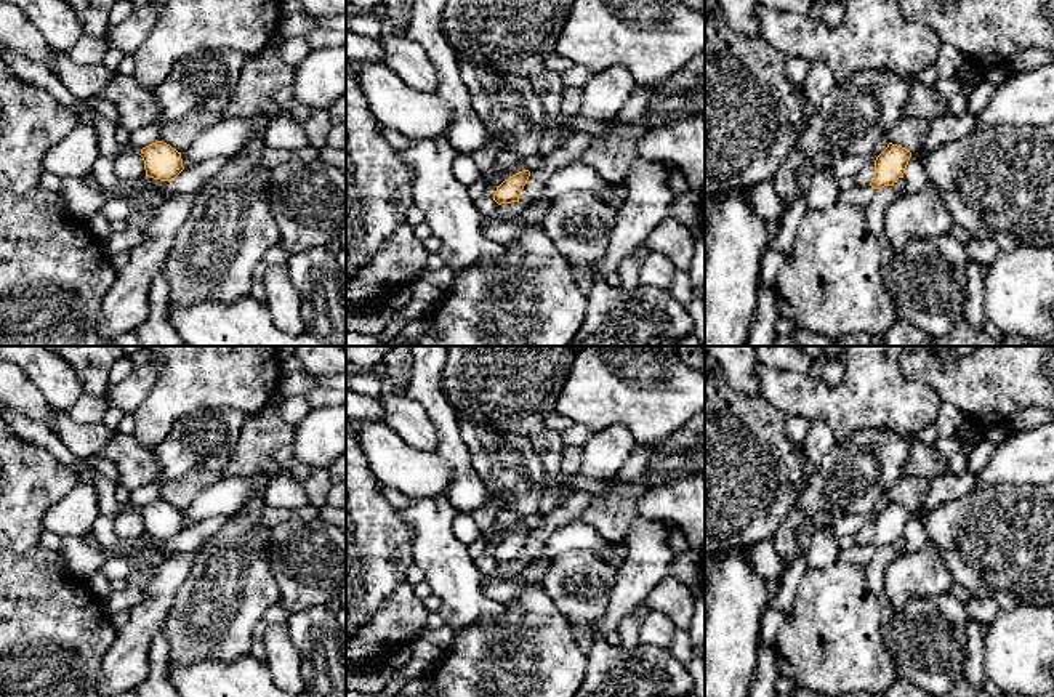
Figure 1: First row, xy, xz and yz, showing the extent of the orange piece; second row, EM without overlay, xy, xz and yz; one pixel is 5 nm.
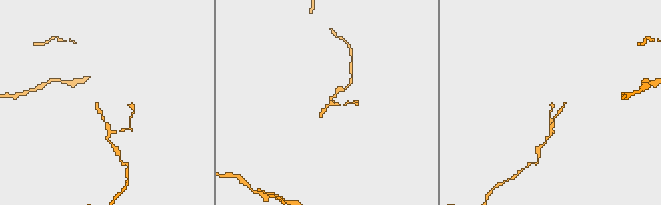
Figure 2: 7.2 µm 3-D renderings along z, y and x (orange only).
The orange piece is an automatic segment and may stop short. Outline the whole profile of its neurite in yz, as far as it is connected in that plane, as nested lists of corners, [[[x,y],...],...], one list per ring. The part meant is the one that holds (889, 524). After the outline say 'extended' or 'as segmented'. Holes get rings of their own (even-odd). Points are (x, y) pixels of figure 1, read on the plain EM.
[[[889,502],[887,506],[875,519],[875,535],[870,545],[875,548],[894,545],[899,537],[903,537],[910,516],[910,510]]]; as segmented

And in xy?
[[[163,500],[143,506],[139,514],[144,519],[146,535],[154,538],[171,540],[184,529],[181,511]]]; as segmented

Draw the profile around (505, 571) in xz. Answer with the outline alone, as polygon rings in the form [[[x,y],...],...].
[[[578,492],[572,495],[564,506],[557,506],[553,511],[543,514],[541,524],[537,529],[530,530],[527,543],[524,545],[519,554],[519,559],[498,564],[497,570],[493,574],[489,574],[487,577],[495,578],[498,582],[511,580],[519,574],[524,564],[541,559],[545,545],[551,538],[551,535],[557,529],[573,521],[580,521],[585,510],[585,503],[586,494]]]

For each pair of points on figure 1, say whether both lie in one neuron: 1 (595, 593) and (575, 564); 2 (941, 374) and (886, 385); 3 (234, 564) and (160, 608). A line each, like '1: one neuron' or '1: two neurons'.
1: one neuron
2: two neurons
3: two neurons

